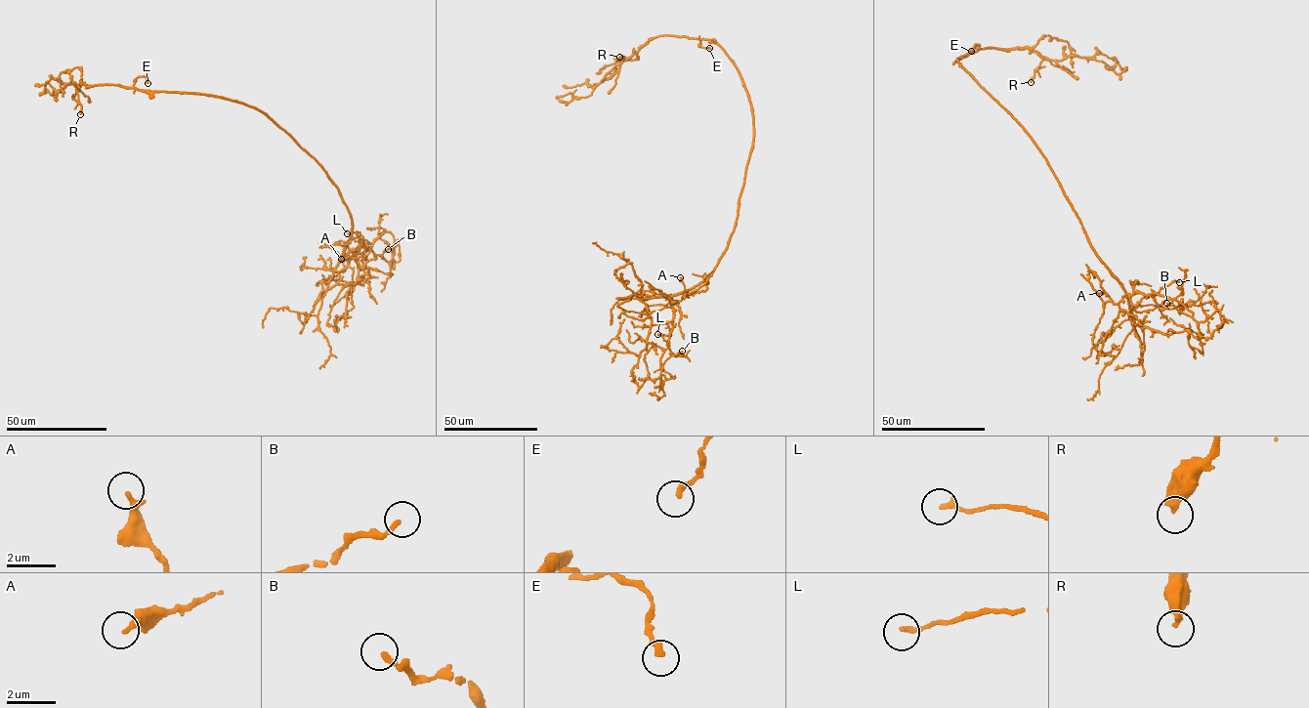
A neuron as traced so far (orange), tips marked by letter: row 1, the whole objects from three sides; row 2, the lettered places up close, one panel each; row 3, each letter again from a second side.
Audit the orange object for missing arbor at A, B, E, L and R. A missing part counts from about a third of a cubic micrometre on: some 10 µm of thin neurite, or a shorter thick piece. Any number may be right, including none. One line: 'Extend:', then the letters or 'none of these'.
Extend: none of these

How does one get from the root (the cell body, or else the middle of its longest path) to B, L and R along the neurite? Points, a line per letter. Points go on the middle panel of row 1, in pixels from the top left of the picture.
B: (746, 165), (735, 226), (717, 264), (703, 280), (670, 298), (672, 330), (661, 367), (682, 351)
L: (746, 165), (735, 226), (727, 247), (709, 275), (670, 297), (673, 319), (666, 323), (670, 335), (657, 334)
R: (746, 165), (753, 135), (751, 102), (720, 46), (665, 34), (653, 37), (624, 60), (619, 57)

